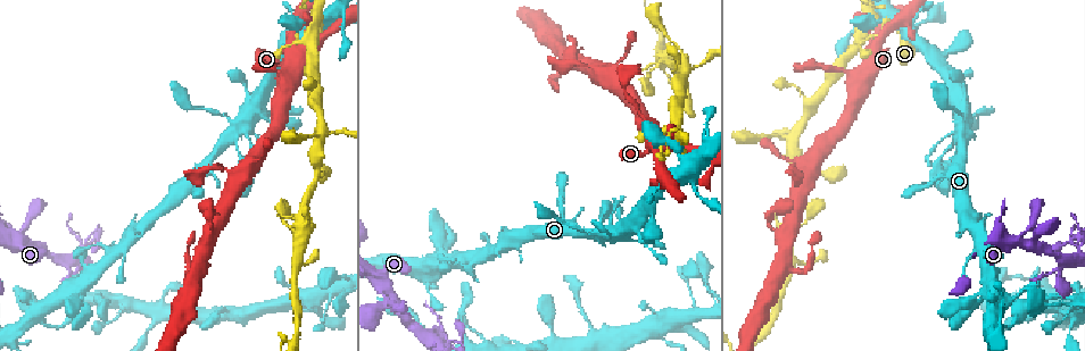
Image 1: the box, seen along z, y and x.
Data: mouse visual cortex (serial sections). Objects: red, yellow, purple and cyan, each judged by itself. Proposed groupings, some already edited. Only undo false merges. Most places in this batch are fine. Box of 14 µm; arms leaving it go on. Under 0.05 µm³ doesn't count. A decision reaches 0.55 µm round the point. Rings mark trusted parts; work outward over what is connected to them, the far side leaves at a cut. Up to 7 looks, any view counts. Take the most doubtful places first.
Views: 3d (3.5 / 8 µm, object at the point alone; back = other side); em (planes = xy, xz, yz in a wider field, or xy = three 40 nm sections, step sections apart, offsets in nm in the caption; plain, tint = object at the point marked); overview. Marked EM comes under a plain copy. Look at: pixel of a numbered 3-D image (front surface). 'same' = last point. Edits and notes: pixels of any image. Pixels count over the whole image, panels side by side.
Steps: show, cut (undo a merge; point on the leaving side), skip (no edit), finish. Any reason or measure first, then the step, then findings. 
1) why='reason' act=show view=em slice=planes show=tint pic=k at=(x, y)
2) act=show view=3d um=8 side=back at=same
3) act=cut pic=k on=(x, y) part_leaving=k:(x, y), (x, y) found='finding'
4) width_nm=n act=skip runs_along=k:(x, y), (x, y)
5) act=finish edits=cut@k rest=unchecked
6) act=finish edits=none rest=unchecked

why='four or more arms meet' act=show view=3d um=3.5 pic=1 at=(601, 234)

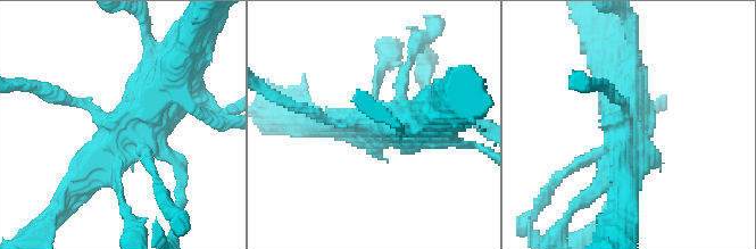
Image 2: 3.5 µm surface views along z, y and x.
why='need the tissue' act=show view=em slice=xy step=5 show=tint pic=2 at=(626, 141)

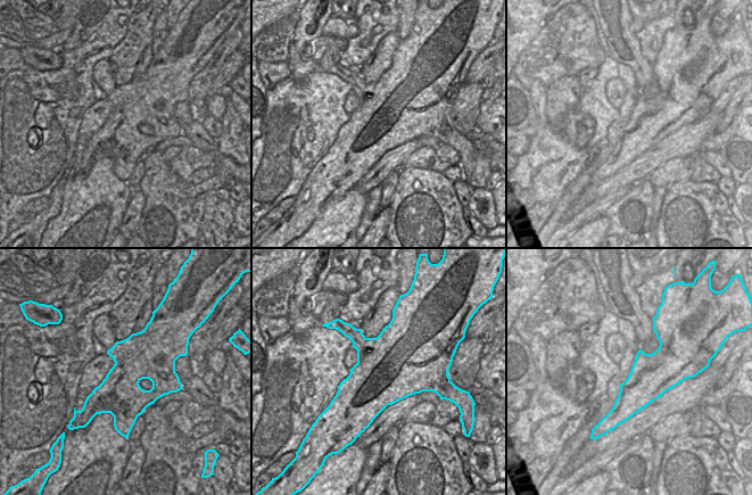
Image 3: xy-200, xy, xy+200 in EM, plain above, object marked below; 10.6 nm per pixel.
act=skip runs_along=2:(66, 196), (150, 111), (167, 76) found='continuous, no second cell'

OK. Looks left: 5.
why='thin arm on a thick one' act=show view=3d um=8 pic=1 at=(982, 297)

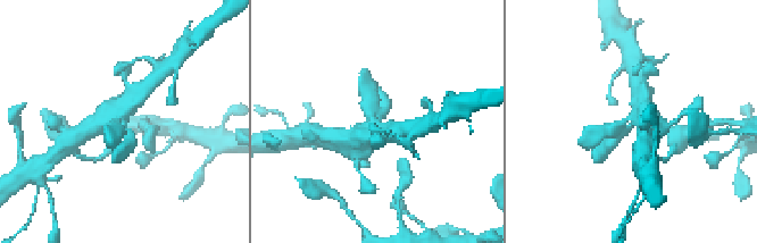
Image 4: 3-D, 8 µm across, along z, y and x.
act=show view=em slice=xy step=2 show=tint pic=4 at=(631, 123)

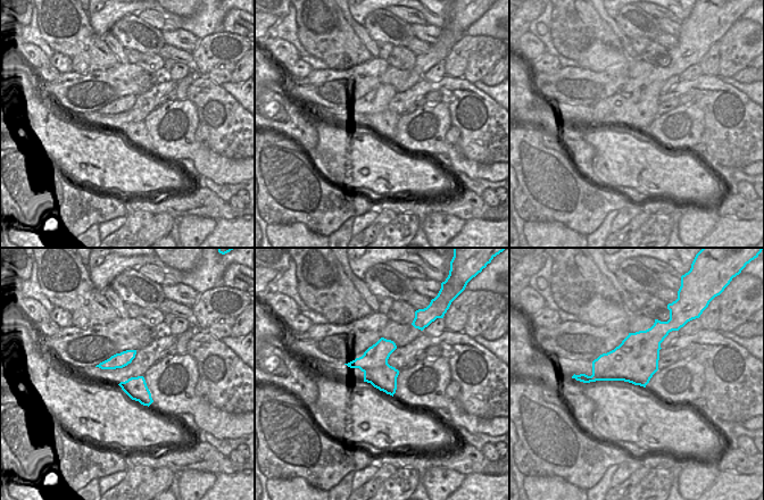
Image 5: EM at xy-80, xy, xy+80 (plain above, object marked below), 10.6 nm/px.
act=skip runs_along=4:(132, 102), (75, 137) found='one cell here'

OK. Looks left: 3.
act=show view=3d um=3.5 pic=1 at=(683, 159)

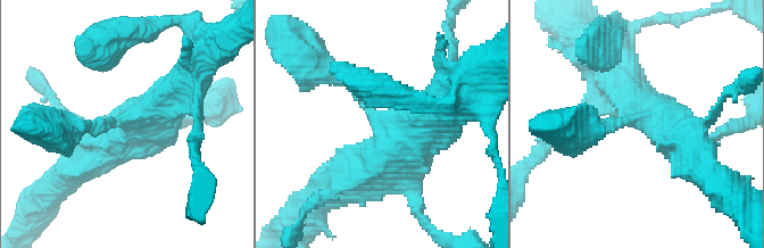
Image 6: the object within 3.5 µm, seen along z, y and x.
arms=4 arm_widths_nm=150,150,500,600 why='shape alone is not enough' act=show view=em slice=xy step=2 show=tint pic=6 at=(128, 119)

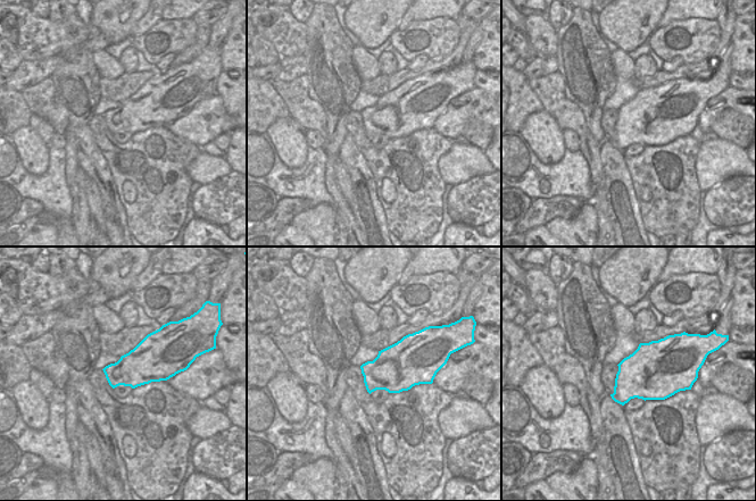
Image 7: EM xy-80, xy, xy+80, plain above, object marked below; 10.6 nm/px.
act=skip runs_along=6:(345, 181), (404, 141), (446, 94) found='all the same cell'

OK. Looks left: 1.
act=finish edits=none rest=unchecked

